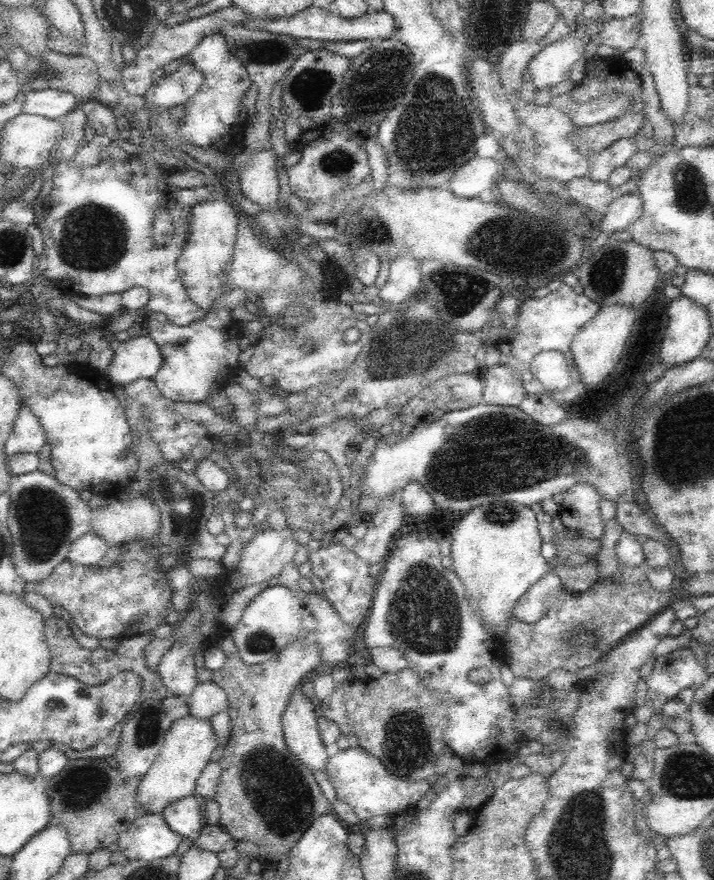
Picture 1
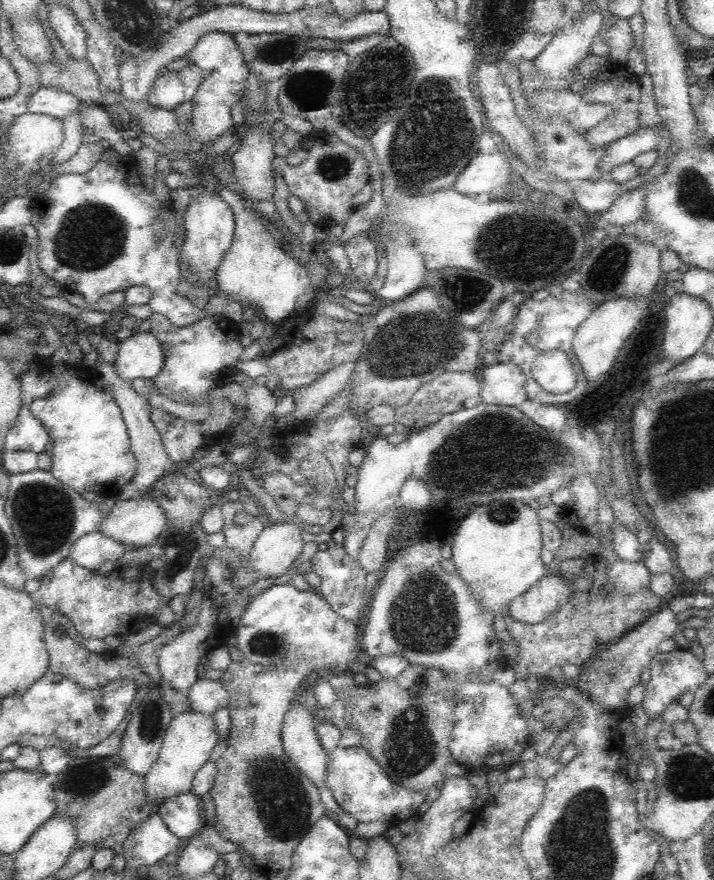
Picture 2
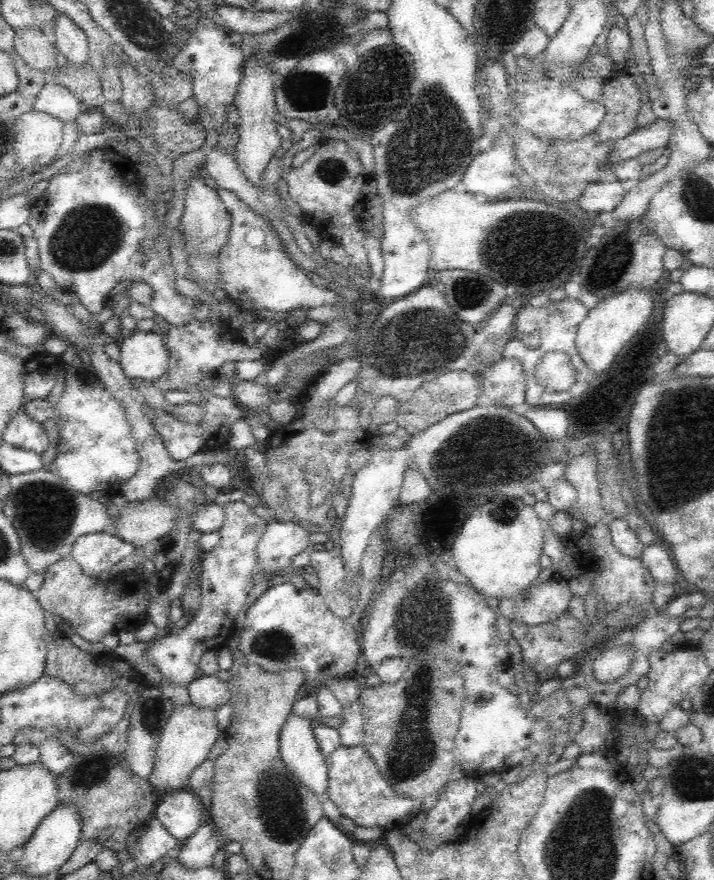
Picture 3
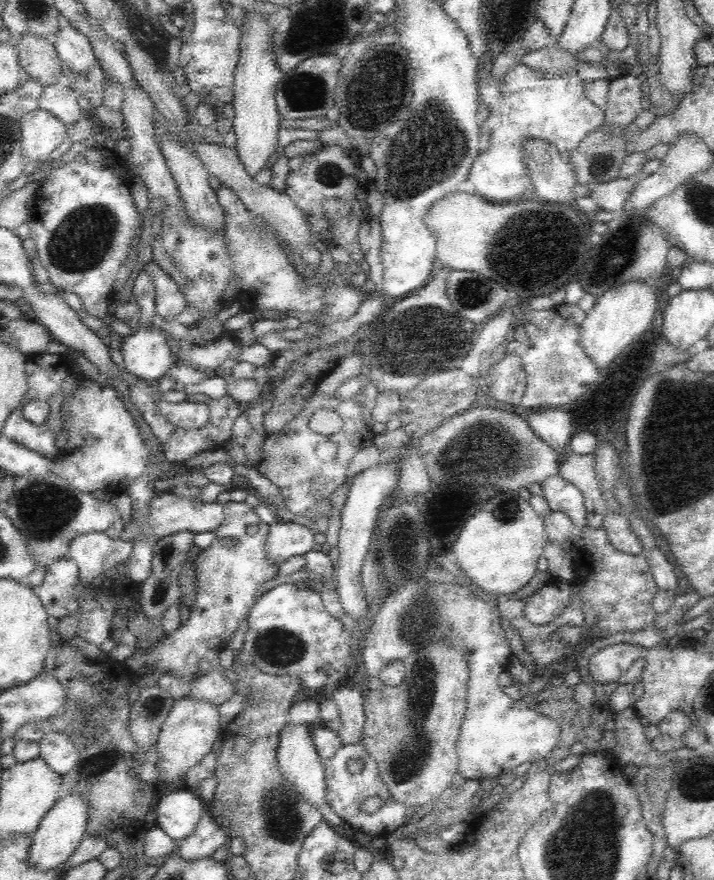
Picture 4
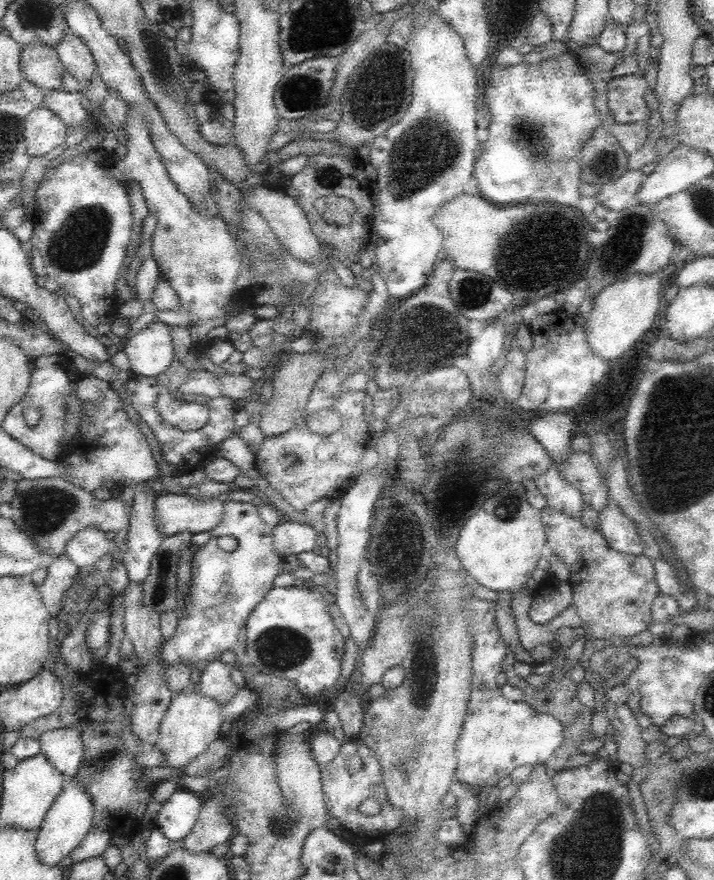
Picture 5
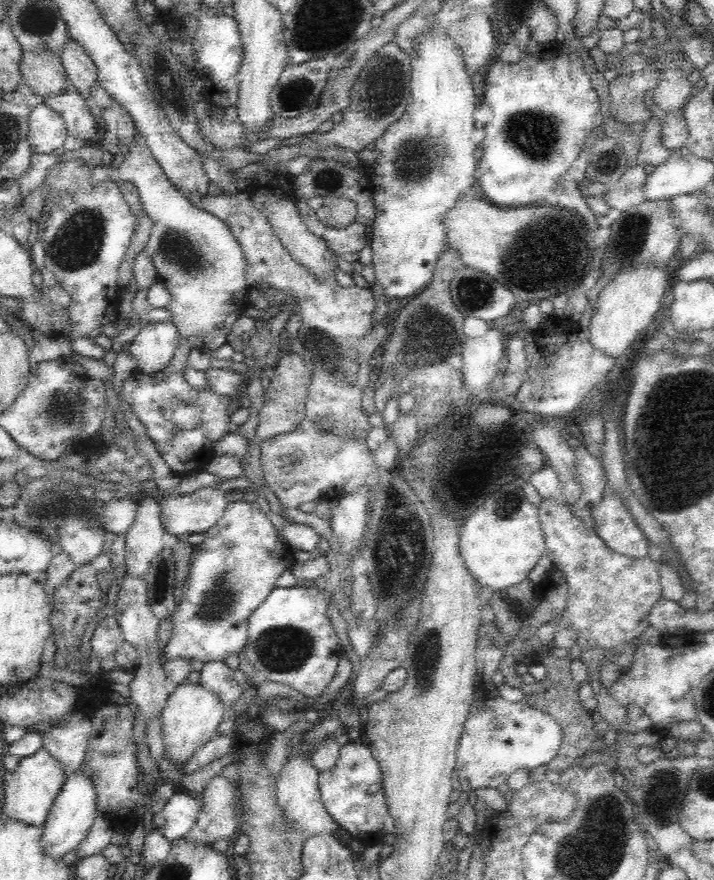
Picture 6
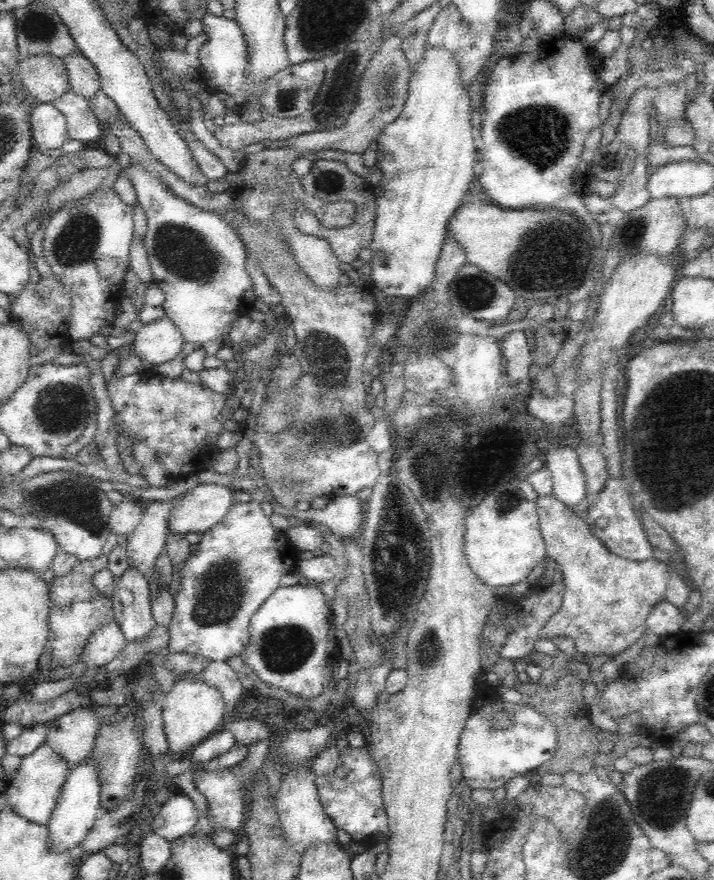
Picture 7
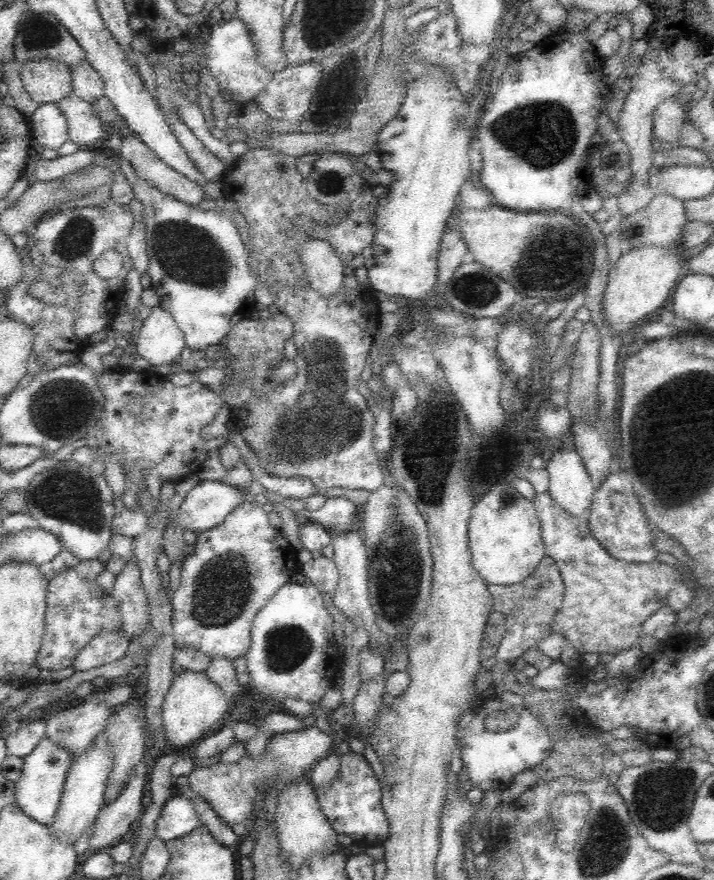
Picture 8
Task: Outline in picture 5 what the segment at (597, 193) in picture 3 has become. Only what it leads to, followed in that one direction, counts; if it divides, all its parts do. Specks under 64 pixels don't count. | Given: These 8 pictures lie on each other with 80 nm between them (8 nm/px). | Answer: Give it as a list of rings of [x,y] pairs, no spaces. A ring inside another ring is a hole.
[[[626,171],[621,177],[602,185],[596,198],[612,213],[617,213],[635,201],[636,192],[643,180],[642,171]]]

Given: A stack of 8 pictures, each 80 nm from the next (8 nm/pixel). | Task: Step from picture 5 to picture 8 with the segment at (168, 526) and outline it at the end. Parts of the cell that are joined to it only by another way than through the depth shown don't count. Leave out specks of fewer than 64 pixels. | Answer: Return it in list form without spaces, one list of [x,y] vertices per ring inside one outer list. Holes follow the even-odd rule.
[[[201,480],[177,508],[175,524],[183,531],[202,533],[221,524],[240,504],[245,489],[222,481]]]

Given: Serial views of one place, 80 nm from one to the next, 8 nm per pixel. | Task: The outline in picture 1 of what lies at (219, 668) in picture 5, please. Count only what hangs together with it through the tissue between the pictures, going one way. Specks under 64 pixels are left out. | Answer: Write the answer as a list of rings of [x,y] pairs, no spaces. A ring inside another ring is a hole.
[[[212,681],[197,683],[187,698],[190,715],[200,720],[210,720],[212,716],[225,712],[229,702],[226,691]]]

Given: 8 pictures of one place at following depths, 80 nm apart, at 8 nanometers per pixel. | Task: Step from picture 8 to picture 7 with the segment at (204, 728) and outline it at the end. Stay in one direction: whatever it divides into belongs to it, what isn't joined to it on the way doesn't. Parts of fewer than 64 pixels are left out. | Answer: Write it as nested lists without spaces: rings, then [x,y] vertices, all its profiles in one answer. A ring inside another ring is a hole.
[[[194,676],[191,679],[179,678],[159,696],[157,701],[162,707],[164,733],[169,750],[174,755],[180,755],[181,758],[188,757],[198,744],[213,735],[225,718],[225,702],[220,691],[198,677],[197,679]]]

